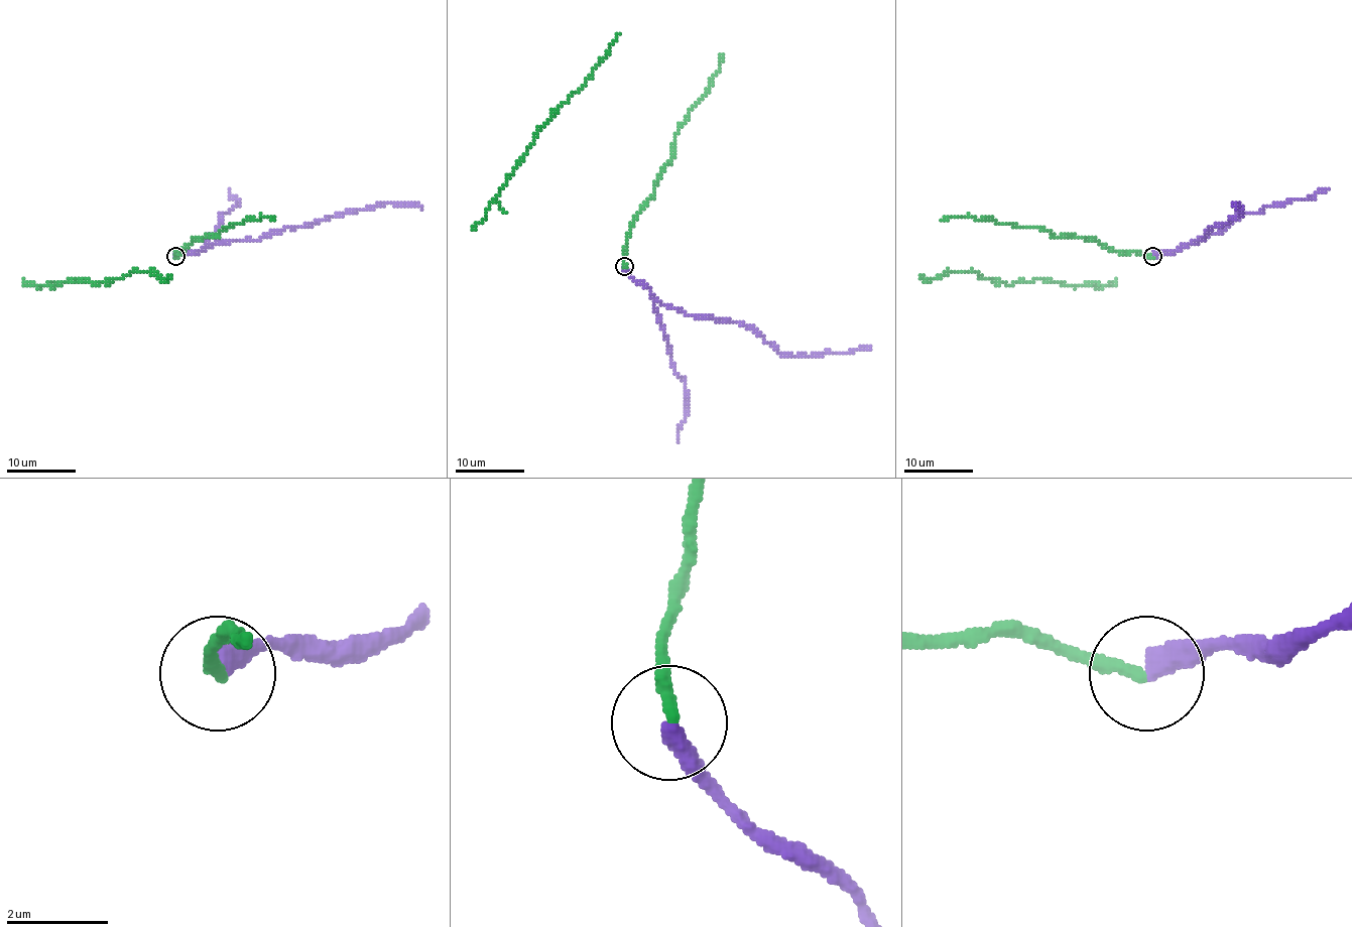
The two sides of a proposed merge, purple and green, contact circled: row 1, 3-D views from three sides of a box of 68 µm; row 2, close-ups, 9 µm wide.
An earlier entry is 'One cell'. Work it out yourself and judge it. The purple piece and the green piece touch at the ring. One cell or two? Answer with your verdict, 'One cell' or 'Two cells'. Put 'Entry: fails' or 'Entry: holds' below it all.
Two cells
Entry: fails

